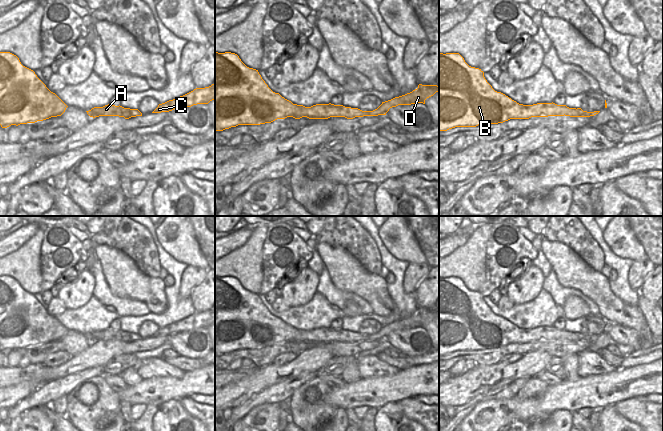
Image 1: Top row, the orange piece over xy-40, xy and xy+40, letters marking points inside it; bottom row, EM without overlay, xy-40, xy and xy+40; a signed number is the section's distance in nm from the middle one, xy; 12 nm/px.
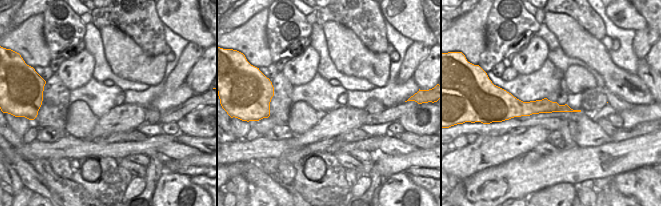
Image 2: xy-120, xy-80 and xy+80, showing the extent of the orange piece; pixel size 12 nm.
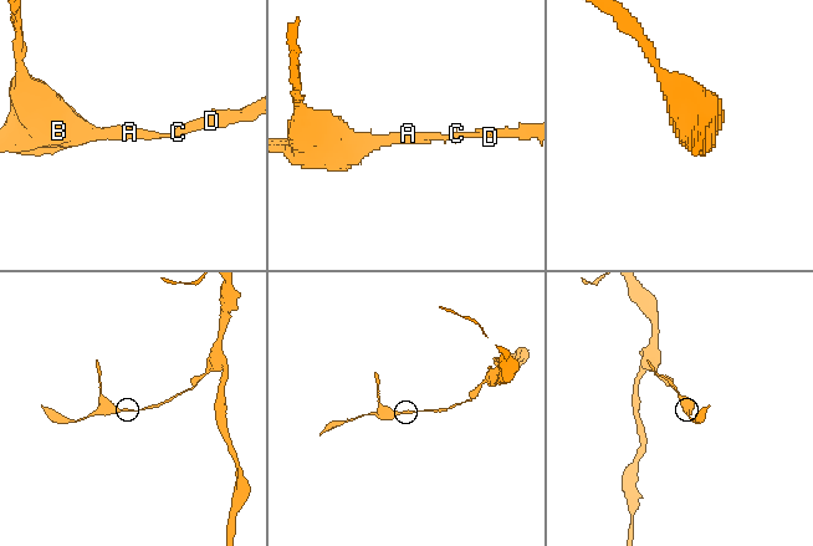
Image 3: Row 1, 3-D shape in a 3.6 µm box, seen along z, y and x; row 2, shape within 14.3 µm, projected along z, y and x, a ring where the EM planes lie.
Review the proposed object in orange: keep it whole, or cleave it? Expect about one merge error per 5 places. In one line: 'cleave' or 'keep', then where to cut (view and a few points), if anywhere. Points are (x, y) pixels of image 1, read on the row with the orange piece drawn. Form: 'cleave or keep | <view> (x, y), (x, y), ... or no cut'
keep | no cut

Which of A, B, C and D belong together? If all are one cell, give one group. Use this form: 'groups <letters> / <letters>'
groups A B C D

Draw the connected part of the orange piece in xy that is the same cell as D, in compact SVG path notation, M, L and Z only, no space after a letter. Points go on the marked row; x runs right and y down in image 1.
M215 52L215 131L223 131L238 125L260 125L271 123L277 119L293 117L300 119L328 119L330 117L345 117L353 119L363 116L386 115L390 108L398 105L411 105L417 103L425 104L425 100L439 93L437 85L422 85L405 95L395 97L382 104L373 111L362 111L358 108L345 107L334 104L316 104L311 107L293 104L282 97L279 93L273 92L262 79L258 70L247 67L235 53Z

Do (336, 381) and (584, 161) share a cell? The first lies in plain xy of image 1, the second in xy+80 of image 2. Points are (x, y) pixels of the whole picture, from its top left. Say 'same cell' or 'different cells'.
different cells

